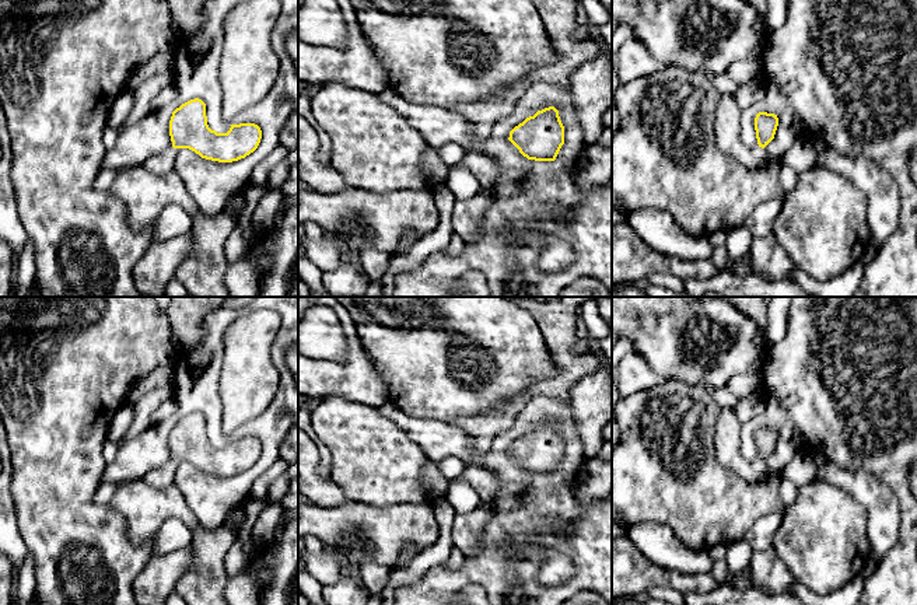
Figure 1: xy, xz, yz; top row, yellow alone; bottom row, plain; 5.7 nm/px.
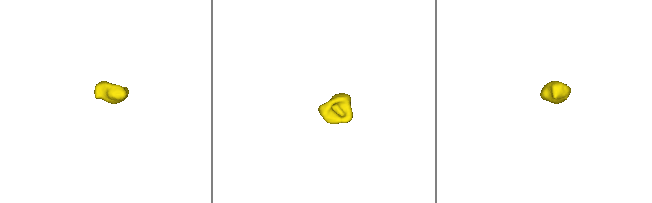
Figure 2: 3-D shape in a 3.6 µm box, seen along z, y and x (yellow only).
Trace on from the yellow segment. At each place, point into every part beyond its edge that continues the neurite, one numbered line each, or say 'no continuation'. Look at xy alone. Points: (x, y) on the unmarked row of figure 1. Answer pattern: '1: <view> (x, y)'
1: xy (163, 476)

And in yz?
1: yz (727, 430)

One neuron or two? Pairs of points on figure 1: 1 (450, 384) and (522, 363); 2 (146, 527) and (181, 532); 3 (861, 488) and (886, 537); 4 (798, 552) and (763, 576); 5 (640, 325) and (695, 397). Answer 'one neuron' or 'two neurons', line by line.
1: one neuron
2: two neurons
3: one neuron
4: two neurons
5: two neurons

